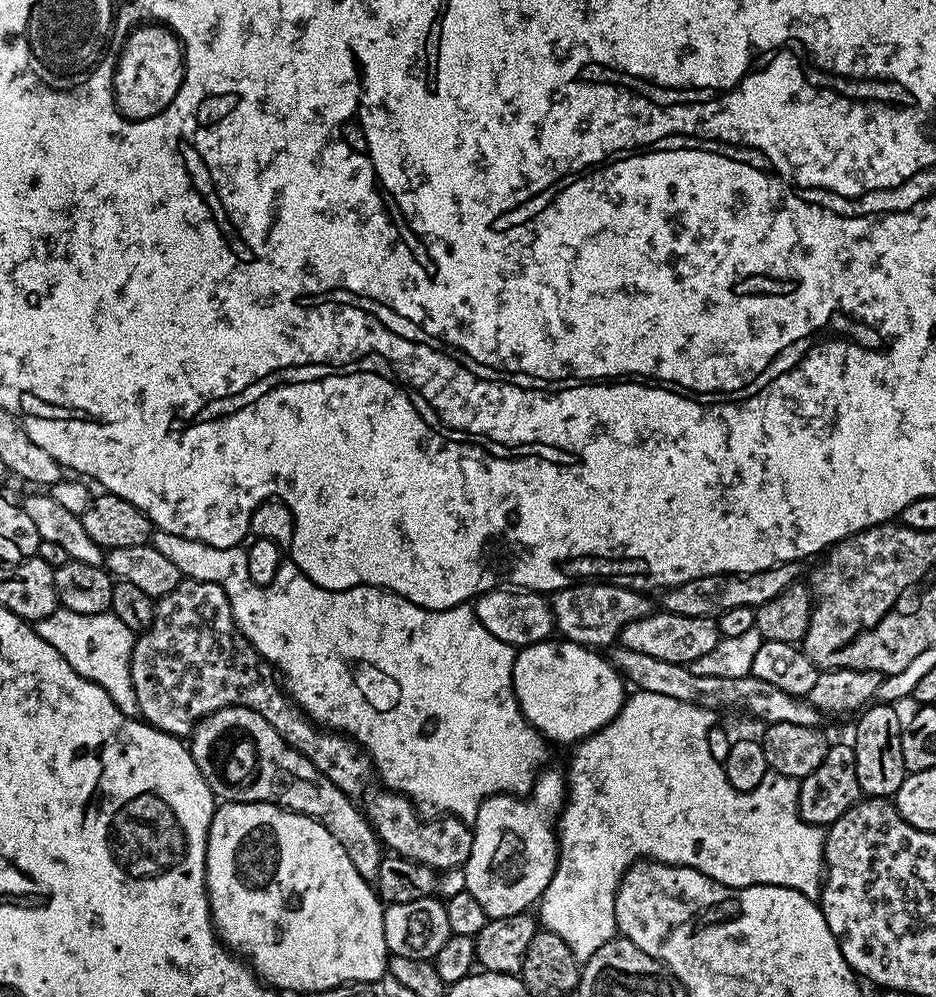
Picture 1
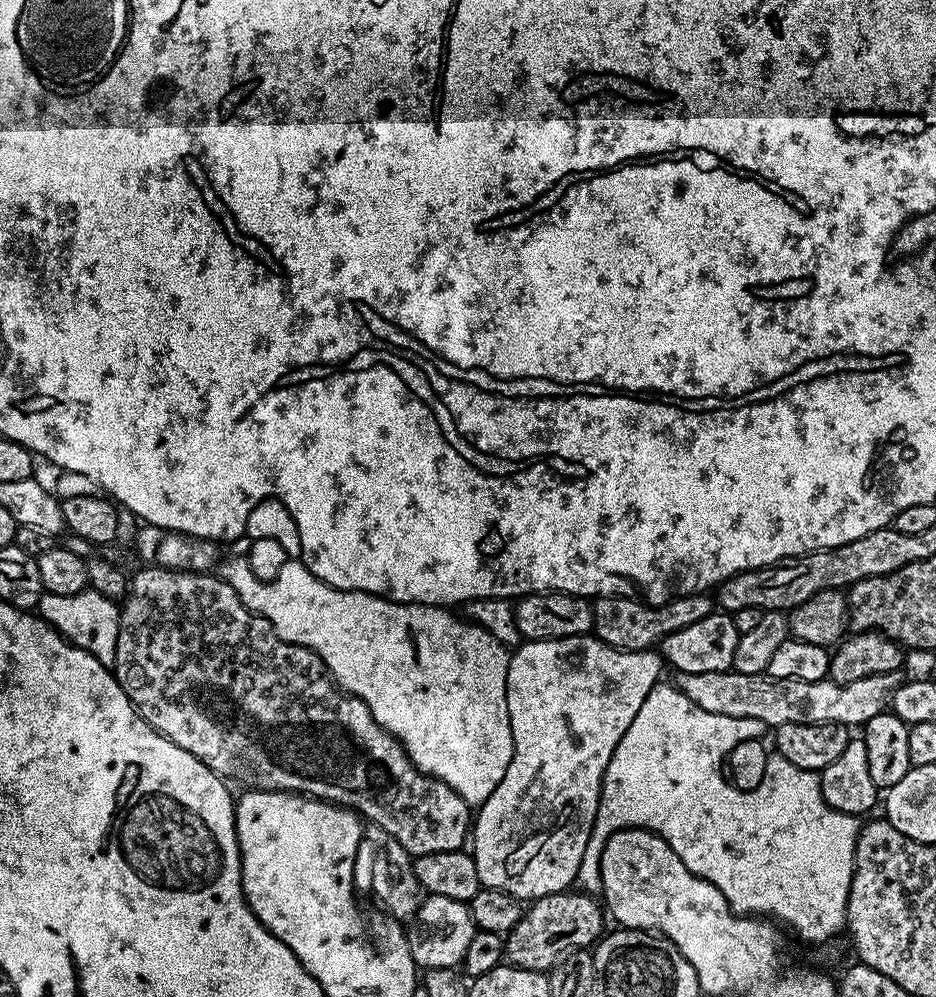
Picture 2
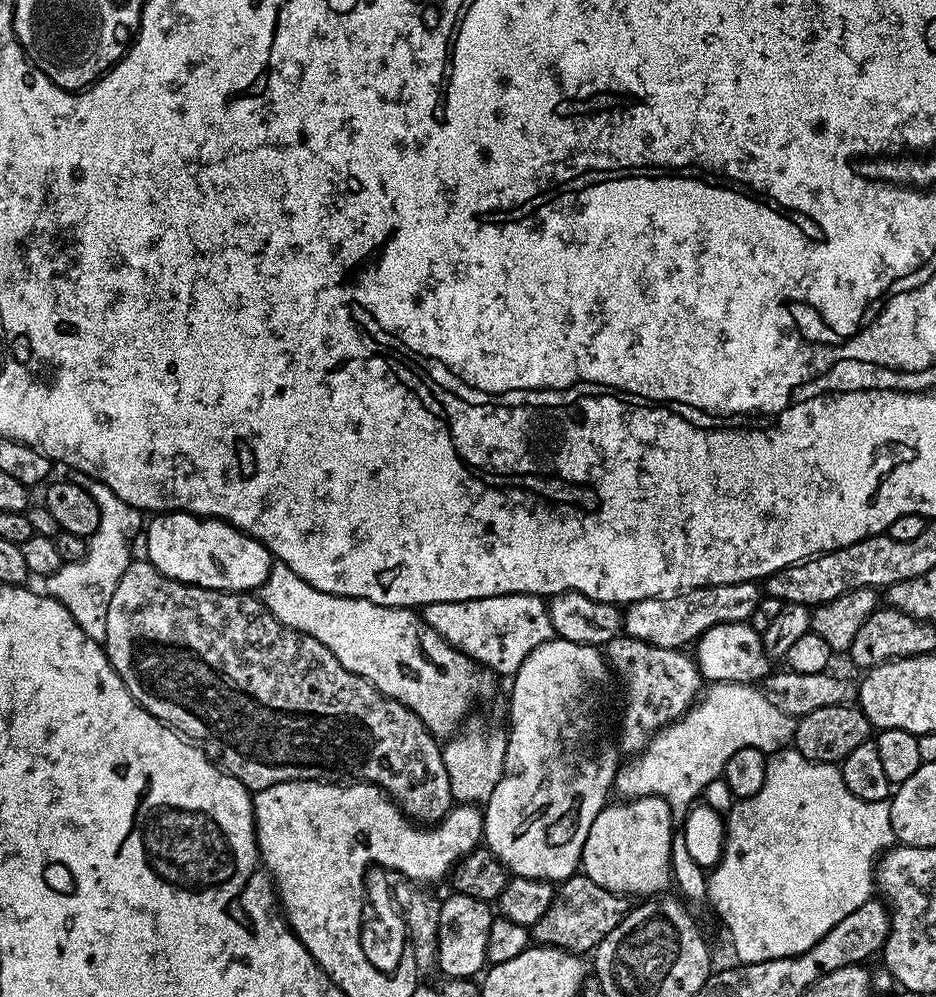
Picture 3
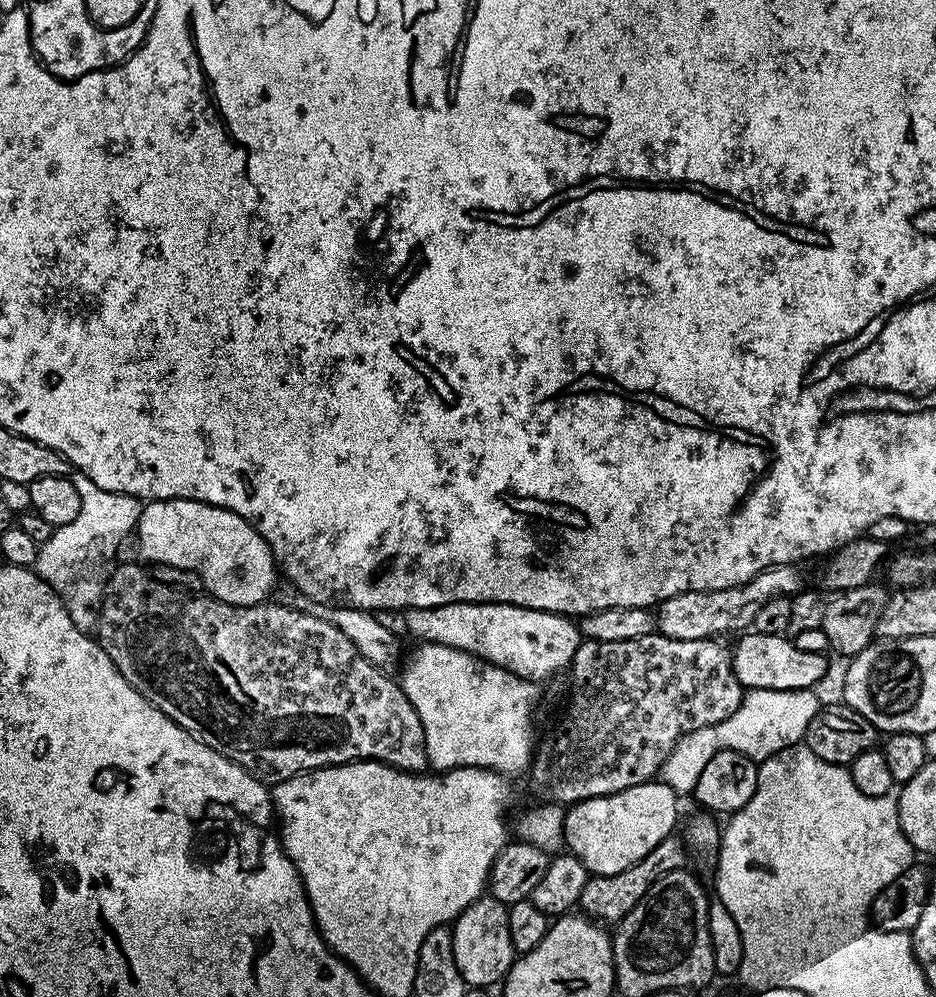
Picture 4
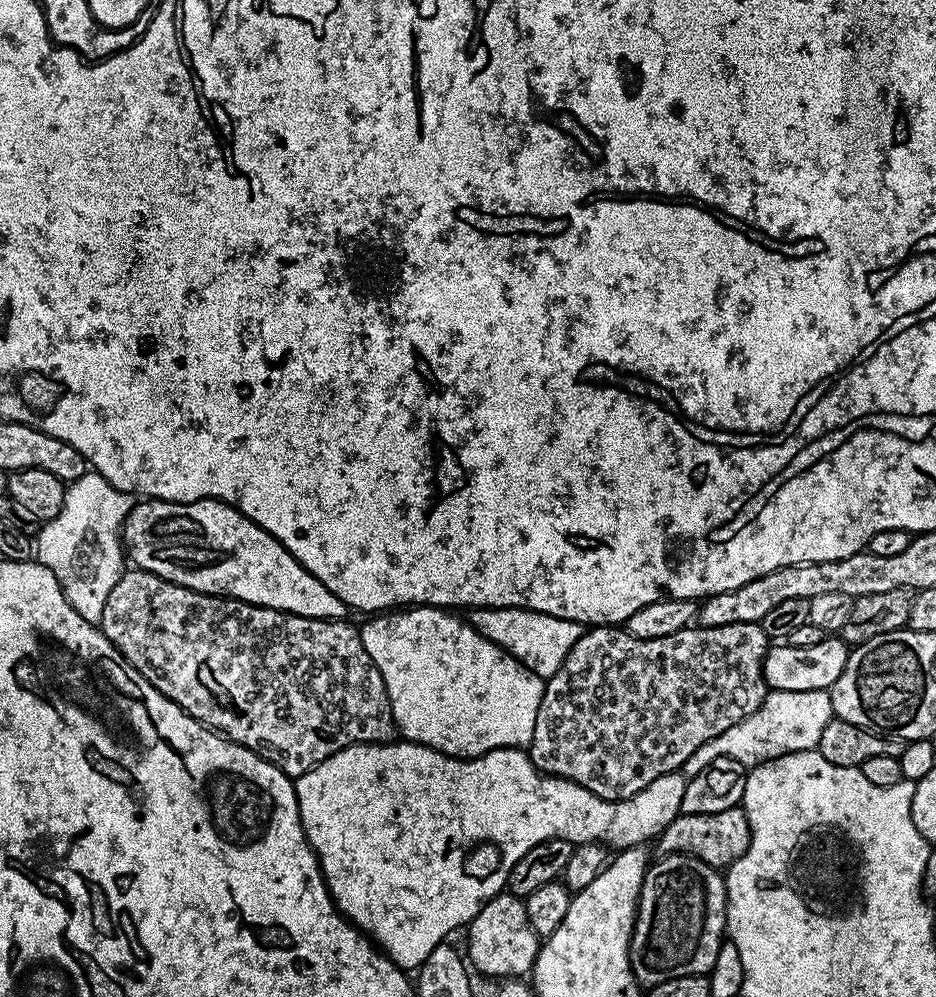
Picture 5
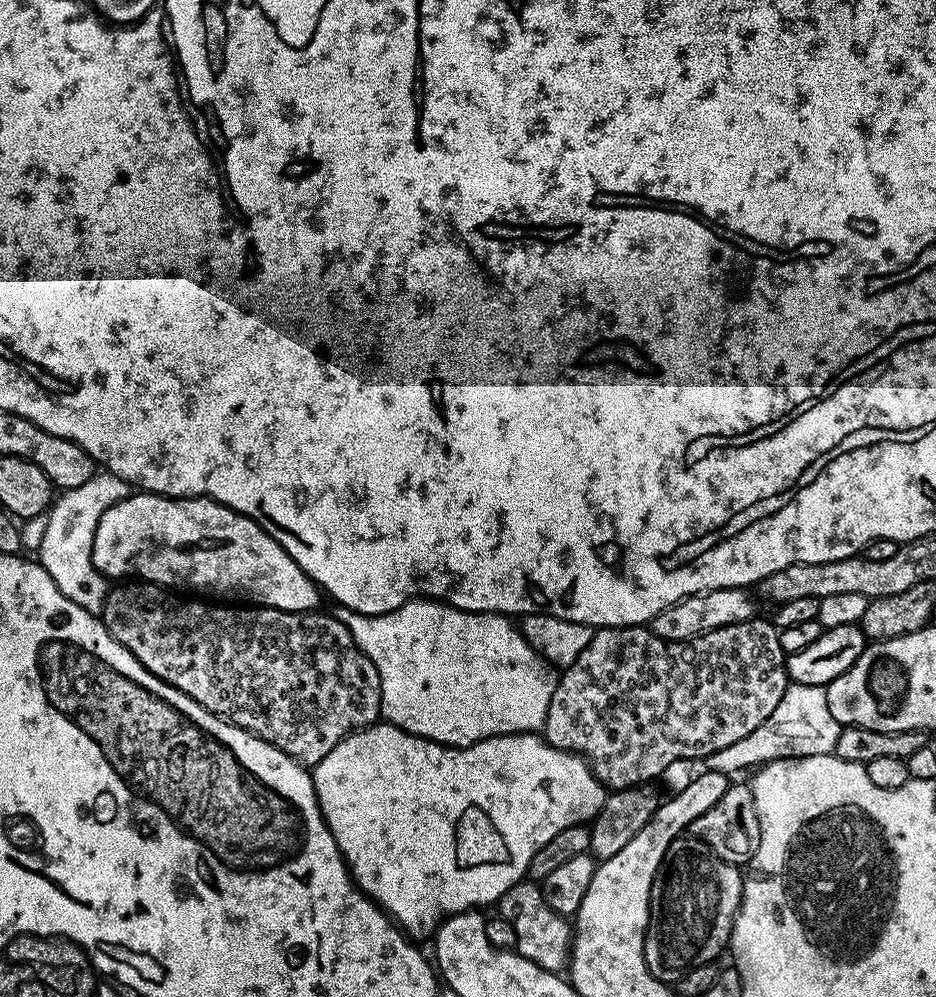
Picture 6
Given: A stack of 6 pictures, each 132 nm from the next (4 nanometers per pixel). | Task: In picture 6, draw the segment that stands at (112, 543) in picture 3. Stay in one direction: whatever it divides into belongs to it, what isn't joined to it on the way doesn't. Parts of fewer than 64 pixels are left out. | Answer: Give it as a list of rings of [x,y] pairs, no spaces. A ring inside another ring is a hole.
[[[107,470],[97,471],[90,482],[83,486],[65,488],[55,497],[54,503],[47,515],[46,534],[42,538],[42,546],[38,553],[38,563],[54,578],[54,586],[70,598],[82,610],[93,614],[99,613],[105,602],[108,601],[110,584],[100,575],[100,571],[92,561],[94,550],[94,530],[98,530],[98,522],[110,506],[122,502],[133,495],[132,485],[118,478]]]

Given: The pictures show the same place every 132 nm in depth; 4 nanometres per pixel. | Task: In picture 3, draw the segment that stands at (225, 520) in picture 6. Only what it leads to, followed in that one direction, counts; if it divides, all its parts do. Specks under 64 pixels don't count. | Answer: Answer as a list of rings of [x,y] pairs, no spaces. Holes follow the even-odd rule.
[[[162,512],[151,517],[148,533],[144,536],[144,548],[149,564],[166,578],[177,580],[183,584],[193,584],[199,588],[209,588],[219,592],[251,593],[259,590],[270,574],[274,557],[266,545],[259,540],[240,532],[233,524],[225,524],[222,520],[213,520],[203,516],[195,516],[189,512]]]

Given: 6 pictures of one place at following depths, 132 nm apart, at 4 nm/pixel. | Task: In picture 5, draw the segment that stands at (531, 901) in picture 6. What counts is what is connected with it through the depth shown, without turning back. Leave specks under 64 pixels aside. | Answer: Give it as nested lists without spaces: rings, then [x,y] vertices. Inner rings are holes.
[[[505,890],[490,898],[466,926],[467,932],[466,960],[475,971],[477,968],[484,976],[500,976],[499,978],[524,978],[531,973],[542,940],[534,934],[530,918],[526,918],[526,906],[521,897]]]

